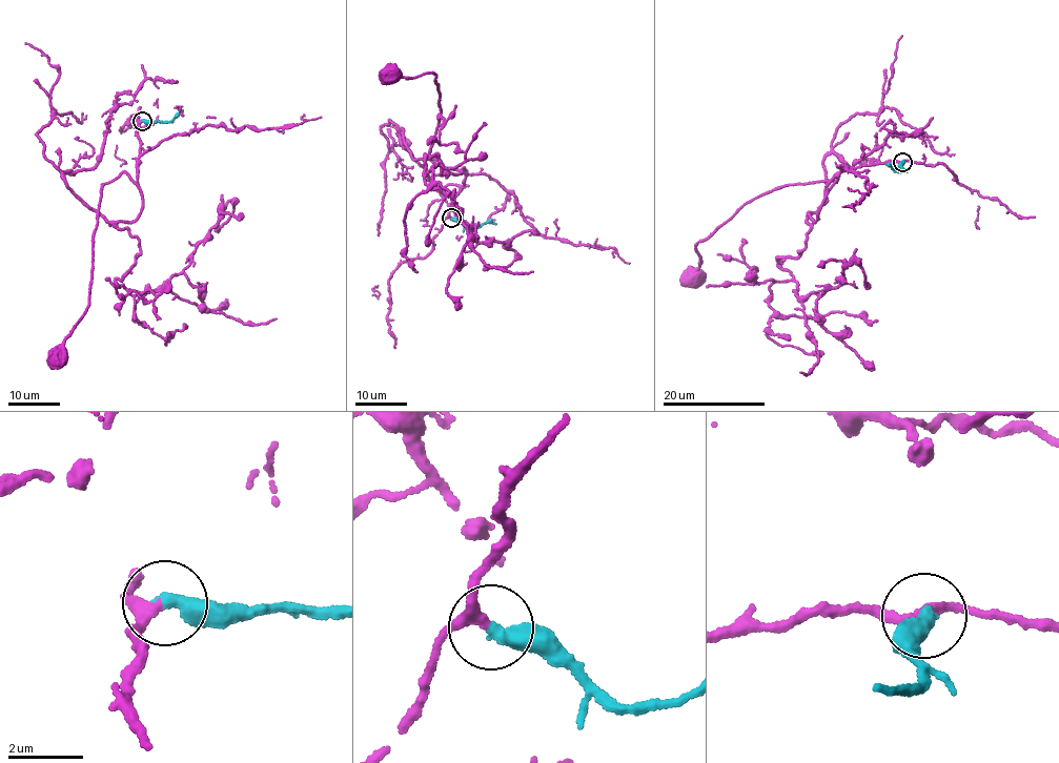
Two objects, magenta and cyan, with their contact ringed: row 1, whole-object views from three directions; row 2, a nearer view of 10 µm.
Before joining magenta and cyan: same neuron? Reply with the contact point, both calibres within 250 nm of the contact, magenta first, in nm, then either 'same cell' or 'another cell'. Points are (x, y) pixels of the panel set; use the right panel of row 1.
(902, 162) | 280/440 nm | same cell

